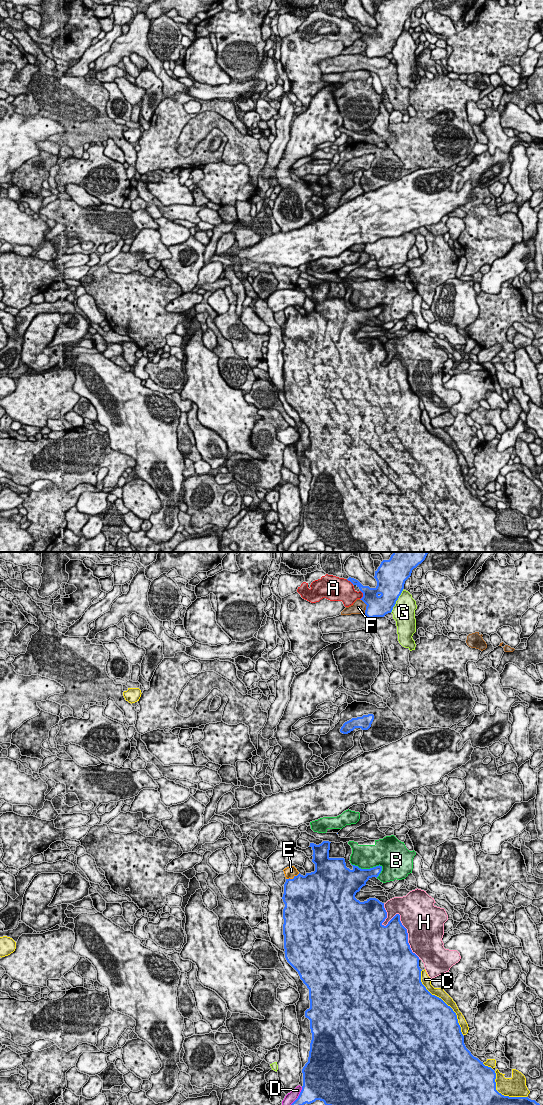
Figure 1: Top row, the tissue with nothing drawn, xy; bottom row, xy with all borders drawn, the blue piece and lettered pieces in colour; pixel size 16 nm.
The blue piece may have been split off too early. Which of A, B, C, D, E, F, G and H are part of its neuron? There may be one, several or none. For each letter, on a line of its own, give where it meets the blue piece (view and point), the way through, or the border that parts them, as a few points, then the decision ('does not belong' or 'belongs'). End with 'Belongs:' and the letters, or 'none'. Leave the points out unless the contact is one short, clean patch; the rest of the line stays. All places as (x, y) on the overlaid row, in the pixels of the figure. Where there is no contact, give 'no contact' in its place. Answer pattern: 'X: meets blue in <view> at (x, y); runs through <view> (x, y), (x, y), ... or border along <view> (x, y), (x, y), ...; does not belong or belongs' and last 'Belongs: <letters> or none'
A: meets blue in xy at (363, 595); does not belong
B: meets blue in xy at (368, 869); does not belong
C: meets blue in xy at (442, 1000); does not belong
D: meets blue in xy at (298, 1096); does not belong
E: meets blue in xy at (293, 878); belongs
F: meets blue in xy at (366, 606); does not belong
G: meets blue in xy at (397, 599); does not belong
H: meets blue in xy at (399, 919); does not belong
Belongs: E

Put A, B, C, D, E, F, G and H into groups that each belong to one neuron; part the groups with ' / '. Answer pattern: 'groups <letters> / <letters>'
groups A / B / C / D / E / F / G / H

